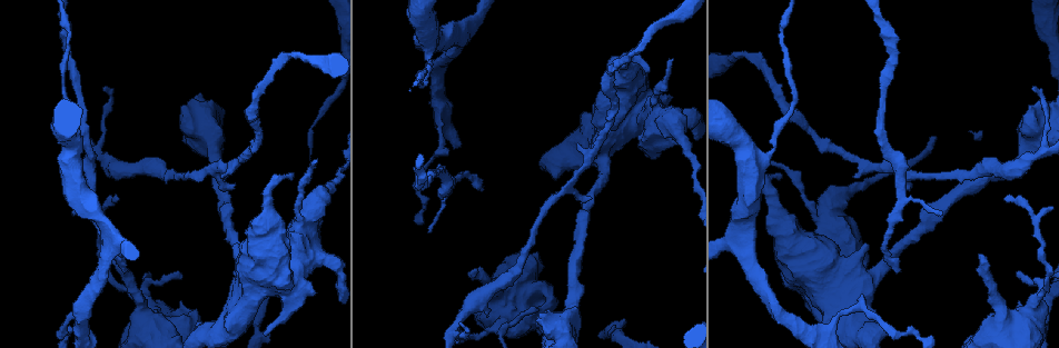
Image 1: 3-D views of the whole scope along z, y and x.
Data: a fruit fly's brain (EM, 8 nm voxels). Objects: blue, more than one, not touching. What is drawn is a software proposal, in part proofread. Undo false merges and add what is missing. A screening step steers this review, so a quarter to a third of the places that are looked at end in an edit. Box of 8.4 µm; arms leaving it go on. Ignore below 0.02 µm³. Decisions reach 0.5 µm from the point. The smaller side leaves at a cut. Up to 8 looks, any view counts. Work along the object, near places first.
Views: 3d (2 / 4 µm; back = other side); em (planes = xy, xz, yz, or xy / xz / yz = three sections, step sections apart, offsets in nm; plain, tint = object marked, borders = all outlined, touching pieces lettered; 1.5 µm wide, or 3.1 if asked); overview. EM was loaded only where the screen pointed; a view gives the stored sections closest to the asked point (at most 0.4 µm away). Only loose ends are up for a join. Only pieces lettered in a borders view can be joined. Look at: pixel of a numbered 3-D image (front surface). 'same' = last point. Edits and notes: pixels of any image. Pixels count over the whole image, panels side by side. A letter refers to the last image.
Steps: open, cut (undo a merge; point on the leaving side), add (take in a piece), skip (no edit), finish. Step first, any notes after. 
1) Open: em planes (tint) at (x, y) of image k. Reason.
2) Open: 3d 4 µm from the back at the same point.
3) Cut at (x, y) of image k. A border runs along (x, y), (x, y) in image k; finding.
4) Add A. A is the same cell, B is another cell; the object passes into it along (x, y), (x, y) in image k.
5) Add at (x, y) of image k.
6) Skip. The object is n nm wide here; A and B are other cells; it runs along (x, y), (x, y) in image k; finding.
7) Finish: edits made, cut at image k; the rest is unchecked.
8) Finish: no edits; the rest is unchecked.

Open: 3d 4 µm at (303, 218) of image 1. Small branch off a trunk.

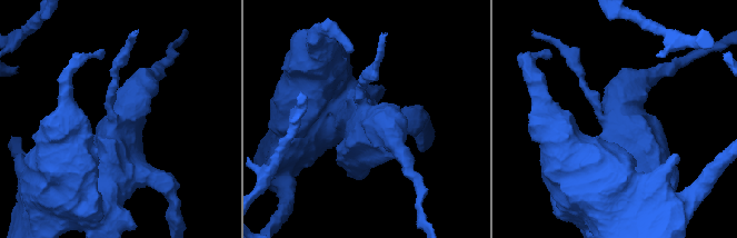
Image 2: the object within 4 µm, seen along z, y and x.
Open: em planes (plain) at (602, 116) of image 2. 3 arms meet here; need the tissue.

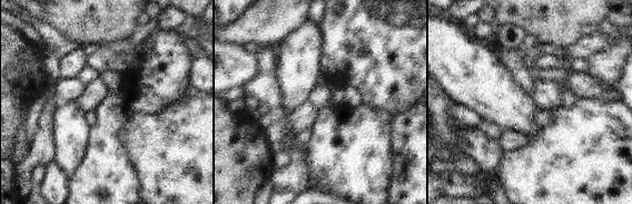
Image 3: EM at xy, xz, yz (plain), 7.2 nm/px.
Open: em planes (borders) at the same point. What lies round it.

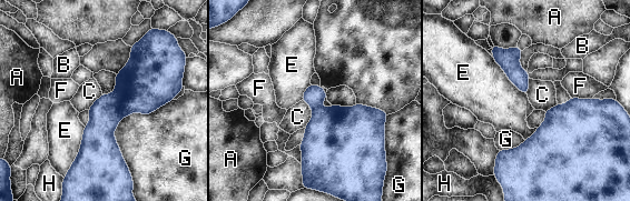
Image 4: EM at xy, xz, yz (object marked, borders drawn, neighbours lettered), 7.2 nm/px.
Skip. The longest contact is with G, 600 nm; A, B, C, E, F, G and H are other cells; a border runs along (302, 99), (312, 110), (305, 128) in image 4; all the same neuron.

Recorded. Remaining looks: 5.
Open: 3d 2 µm at (197, 322) of image 1. Branch stops here.

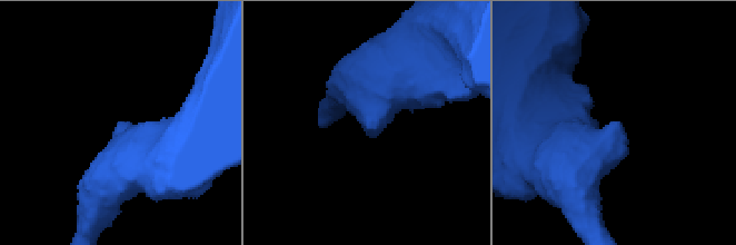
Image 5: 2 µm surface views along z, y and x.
Open: em planes (borders) at (370, 131) of image 5.

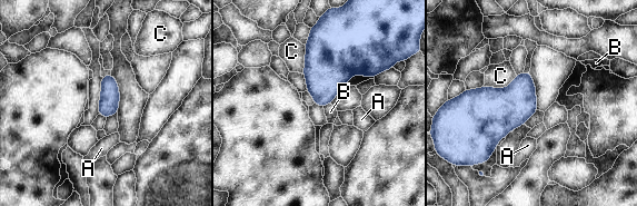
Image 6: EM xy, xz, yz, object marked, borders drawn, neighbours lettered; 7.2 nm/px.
Skip. A, B and C are other cells; a border runs along (330, 102), (324, 107) in image 6; none of them fits.

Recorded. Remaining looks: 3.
Open: em xy step 4 (borders) at (481, 188) of image 1. Branch stops here.

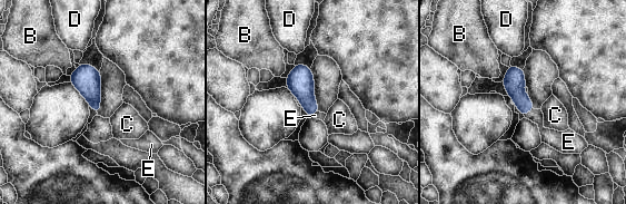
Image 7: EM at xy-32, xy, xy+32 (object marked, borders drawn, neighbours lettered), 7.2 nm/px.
Add E. E is the same cell, B, C and D are other cells; the object passes into it along (514, 80), (528, 110), (550, 137) in image 7; it goes on there.

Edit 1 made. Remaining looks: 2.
Finish: edits made, add at image 7; the rest is unchecked.

